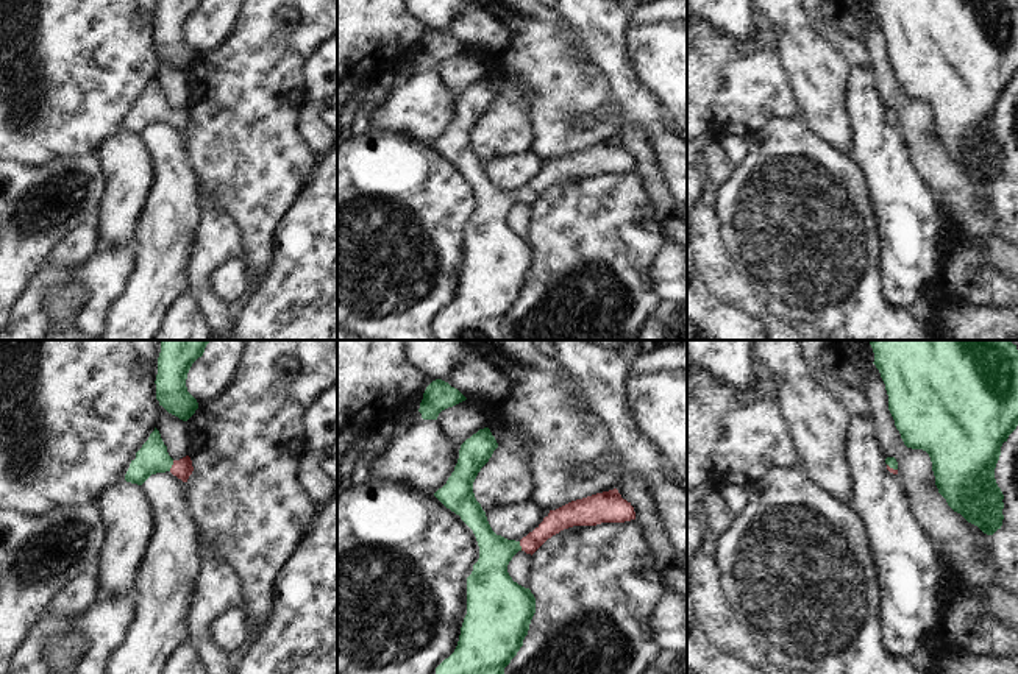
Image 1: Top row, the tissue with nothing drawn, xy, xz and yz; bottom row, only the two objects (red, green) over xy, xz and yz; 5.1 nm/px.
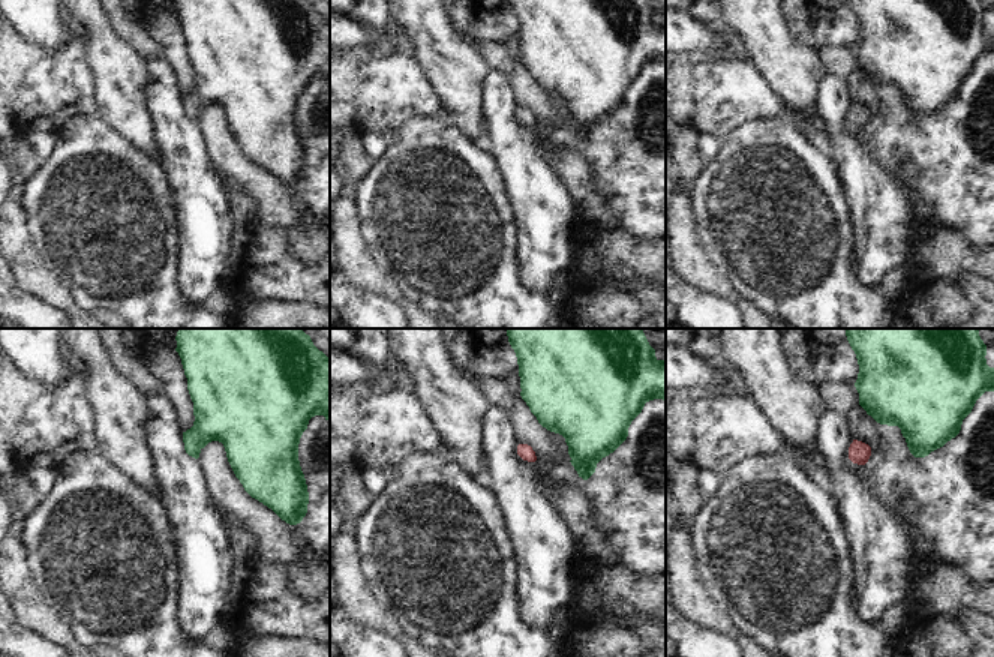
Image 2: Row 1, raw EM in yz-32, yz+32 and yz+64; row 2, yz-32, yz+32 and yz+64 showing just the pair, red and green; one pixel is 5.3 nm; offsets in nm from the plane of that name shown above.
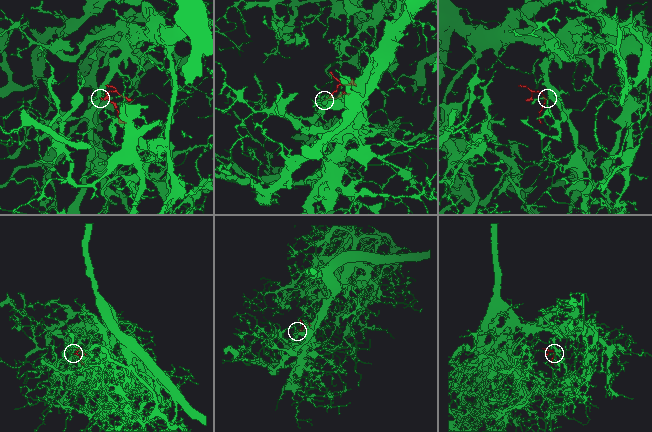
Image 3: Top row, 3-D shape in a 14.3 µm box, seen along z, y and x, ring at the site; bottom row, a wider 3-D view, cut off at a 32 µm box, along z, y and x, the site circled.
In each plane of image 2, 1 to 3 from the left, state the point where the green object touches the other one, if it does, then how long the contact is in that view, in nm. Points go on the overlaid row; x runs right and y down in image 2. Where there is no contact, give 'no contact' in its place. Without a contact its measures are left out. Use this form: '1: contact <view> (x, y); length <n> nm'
1: no contact
2: no contact
3: no contact

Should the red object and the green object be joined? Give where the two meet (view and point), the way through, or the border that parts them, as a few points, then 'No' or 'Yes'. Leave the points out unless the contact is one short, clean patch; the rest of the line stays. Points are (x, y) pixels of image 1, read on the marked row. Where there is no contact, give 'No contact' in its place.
Touches red at xy (172, 465). Path across: xy (181, 468), (172, 465), (152, 457). Yes

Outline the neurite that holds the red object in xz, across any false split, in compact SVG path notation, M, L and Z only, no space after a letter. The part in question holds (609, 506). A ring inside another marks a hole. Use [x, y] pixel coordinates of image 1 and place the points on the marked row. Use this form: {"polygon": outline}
{"polygon": "M489 427L459 449L447 484L434 496L473 530L479 559L467 577L467 615L454 652L436 674L504 674L528 635L536 613L529 588L512 580L507 565L518 551L534 554L548 538L573 526L635 520L631 502L617 488L571 501L550 513L520 541L497 535L473 493L473 482L498 448Z"}

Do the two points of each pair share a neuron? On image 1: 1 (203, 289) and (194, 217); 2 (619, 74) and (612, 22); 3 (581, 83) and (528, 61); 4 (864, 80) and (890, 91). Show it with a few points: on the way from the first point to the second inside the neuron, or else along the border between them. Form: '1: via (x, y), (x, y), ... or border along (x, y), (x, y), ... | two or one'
1: border along (203, 208), (203, 223), (192, 259), (191, 280) | two
2: via (612, 61), (612, 35) | one
3: via (569, 83), (559, 83), (541, 64) | one
4: border along (873, 72), (878, 95), (886, 108) | two

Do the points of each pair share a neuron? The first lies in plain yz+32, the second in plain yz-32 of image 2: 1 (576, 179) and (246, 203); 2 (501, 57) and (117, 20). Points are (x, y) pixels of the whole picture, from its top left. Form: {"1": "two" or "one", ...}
{"1": "two", "2": "one"}

